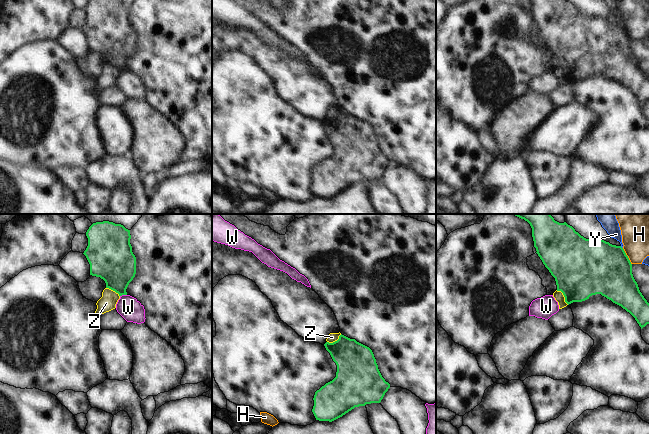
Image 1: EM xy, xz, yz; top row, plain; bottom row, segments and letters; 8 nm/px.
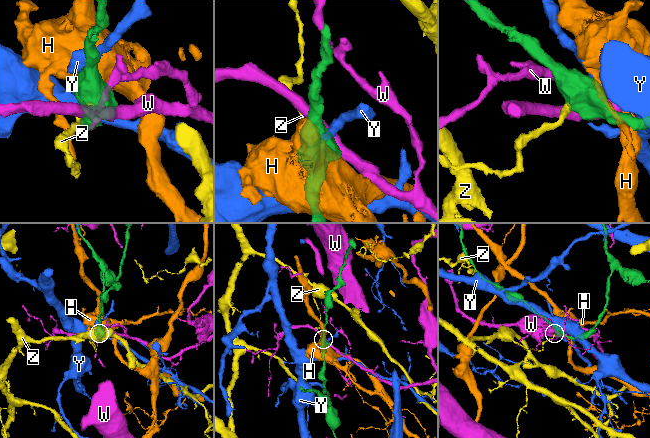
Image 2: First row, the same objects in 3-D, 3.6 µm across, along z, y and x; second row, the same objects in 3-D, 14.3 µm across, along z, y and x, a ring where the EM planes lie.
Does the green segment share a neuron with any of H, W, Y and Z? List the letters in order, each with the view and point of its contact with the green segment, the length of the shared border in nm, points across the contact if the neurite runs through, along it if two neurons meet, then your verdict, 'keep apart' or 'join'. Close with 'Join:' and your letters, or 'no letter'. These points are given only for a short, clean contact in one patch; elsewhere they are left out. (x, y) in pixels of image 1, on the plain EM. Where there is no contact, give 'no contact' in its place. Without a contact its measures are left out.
H: contact yz (627, 32); length 150 nm; border yz (622, 24), (631, 40); keep apart
W: contact xy (123, 70); length 60 nm; keep apart
Y: contact yz (621, 23); length 30 nm; border yz (620, 22), (622, 24); keep apart
Z: contact yz (564, 72); length 160 nm; border yz (556, 66), (562, 69), (564, 76), (568, 80); keep apart
Join: no letter

